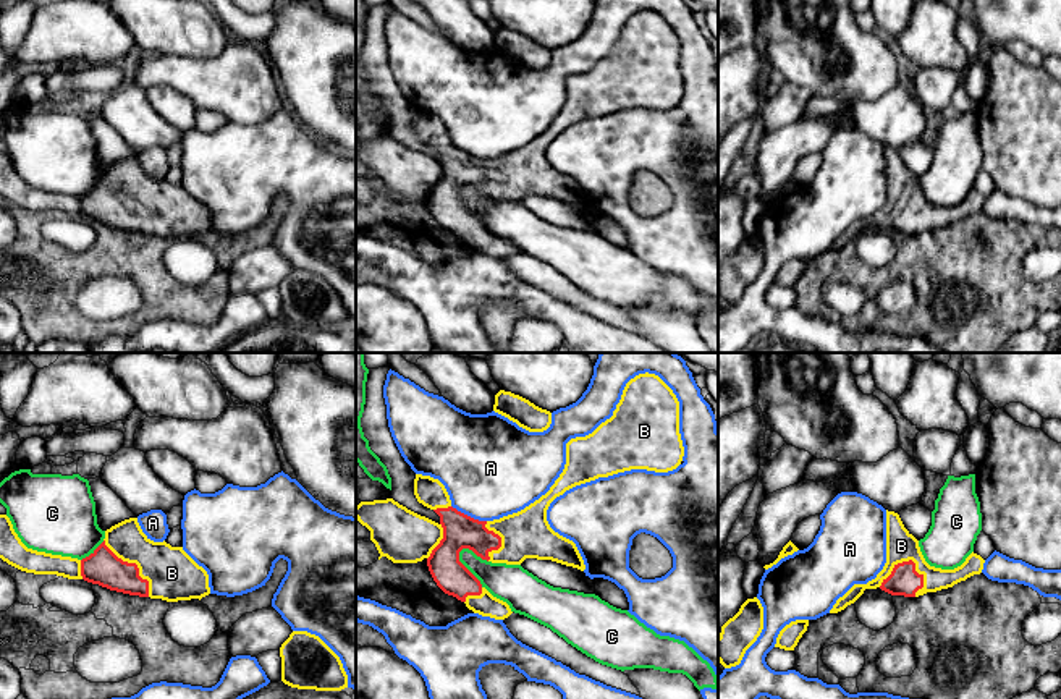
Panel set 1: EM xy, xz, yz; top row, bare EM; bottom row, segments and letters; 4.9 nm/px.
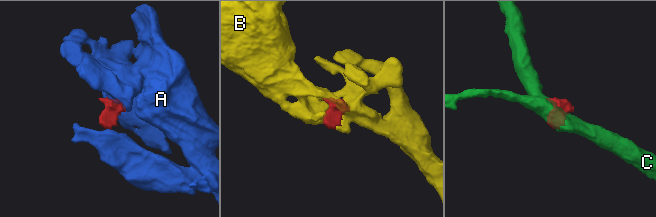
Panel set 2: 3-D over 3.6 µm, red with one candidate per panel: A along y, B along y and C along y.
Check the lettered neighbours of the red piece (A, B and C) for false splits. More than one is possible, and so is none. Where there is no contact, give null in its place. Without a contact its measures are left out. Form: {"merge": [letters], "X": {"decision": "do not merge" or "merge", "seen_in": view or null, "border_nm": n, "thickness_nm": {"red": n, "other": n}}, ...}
{"merge": ["B"], "A": {"decision": "do not merge", "seen_in": "xz", "border_nm": 190, "thickness_nm": {"red": 180, "other": 460}}, "B": {"decision": "merge", "seen_in": "yz", "border_nm": 240, "thickness_nm": {"red": 150, "other": 150}}, "C": {"decision": "do not merge", "seen_in": "xz", "border_nm": 220, "thickness_nm": {"red": 180, "other": 190}}}

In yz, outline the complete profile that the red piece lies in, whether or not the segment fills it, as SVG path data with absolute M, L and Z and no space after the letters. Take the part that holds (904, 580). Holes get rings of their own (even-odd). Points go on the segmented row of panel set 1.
M886 510L886 563L875 579L867 584L854 584L836 600L830 613L838 613L854 604L865 589L877 589L904 597L919 597L953 587L974 574L980 574L985 560L970 553L966 561L954 570L930 566L919 547L919 540L904 527L894 511Z

